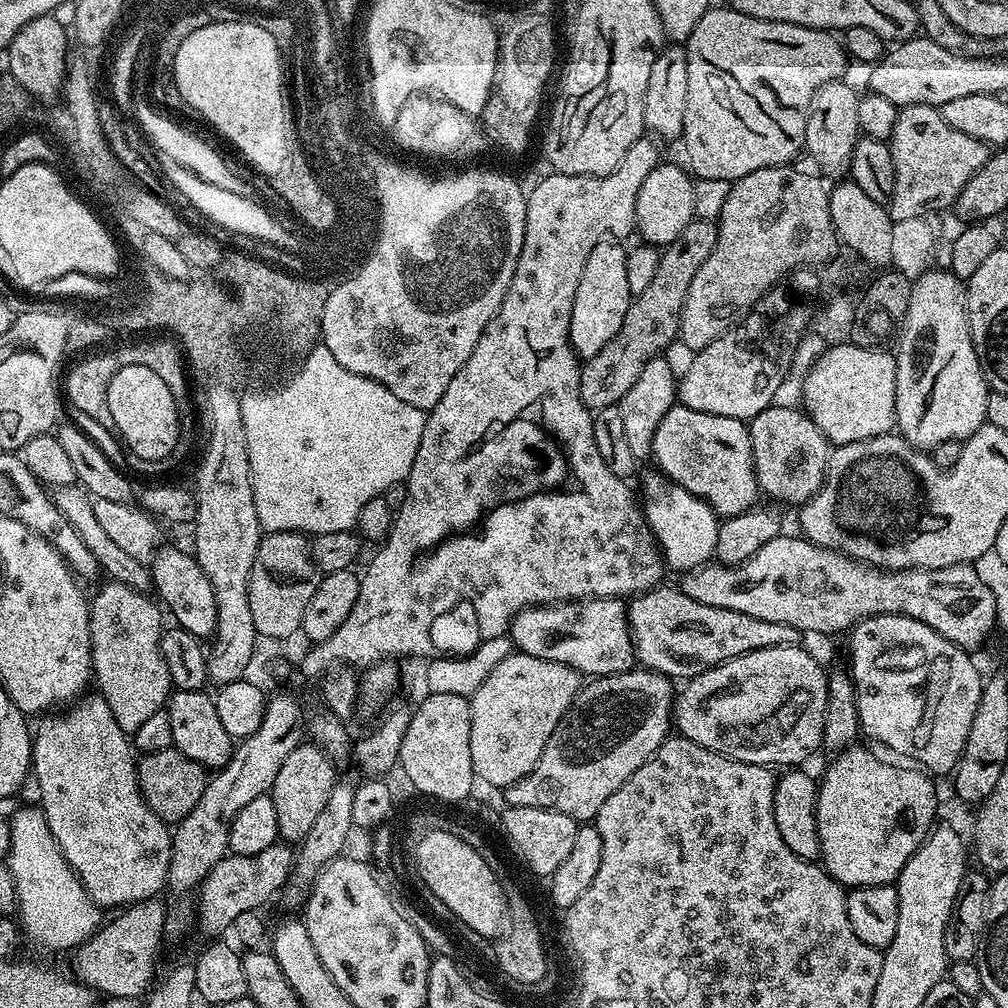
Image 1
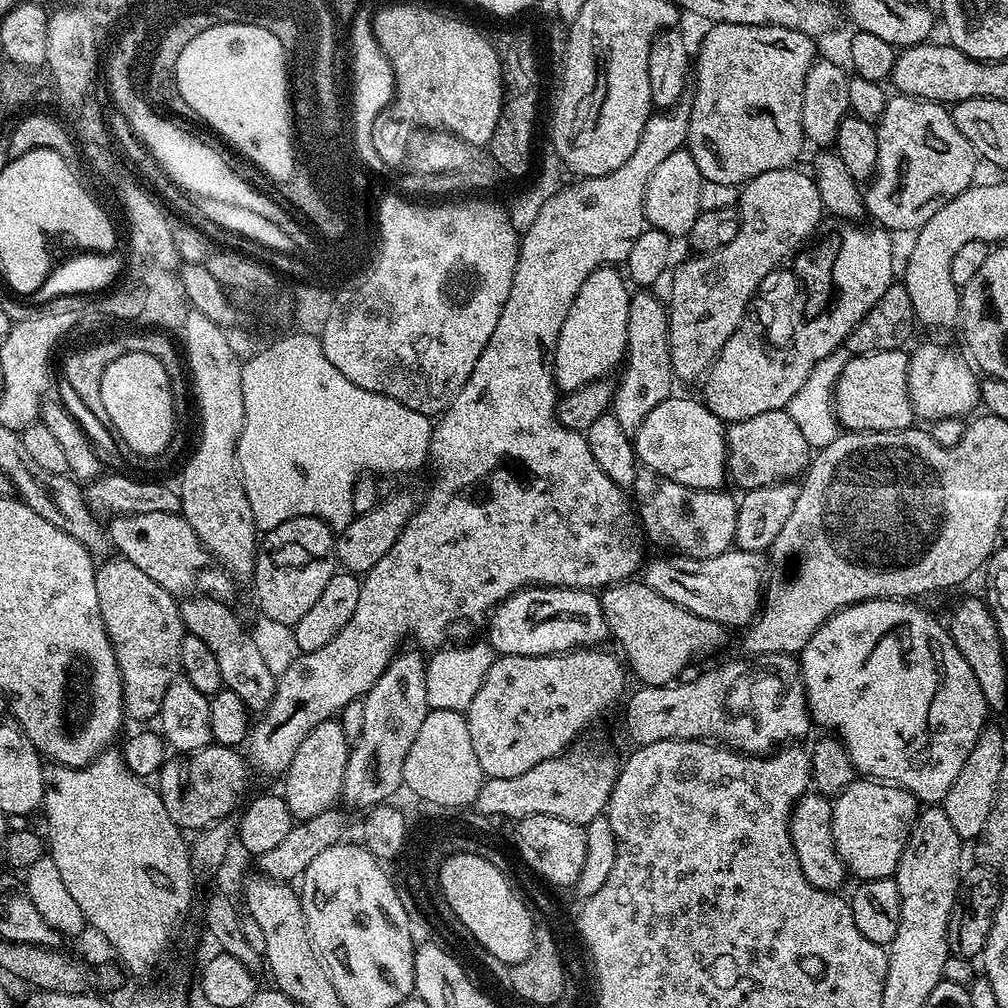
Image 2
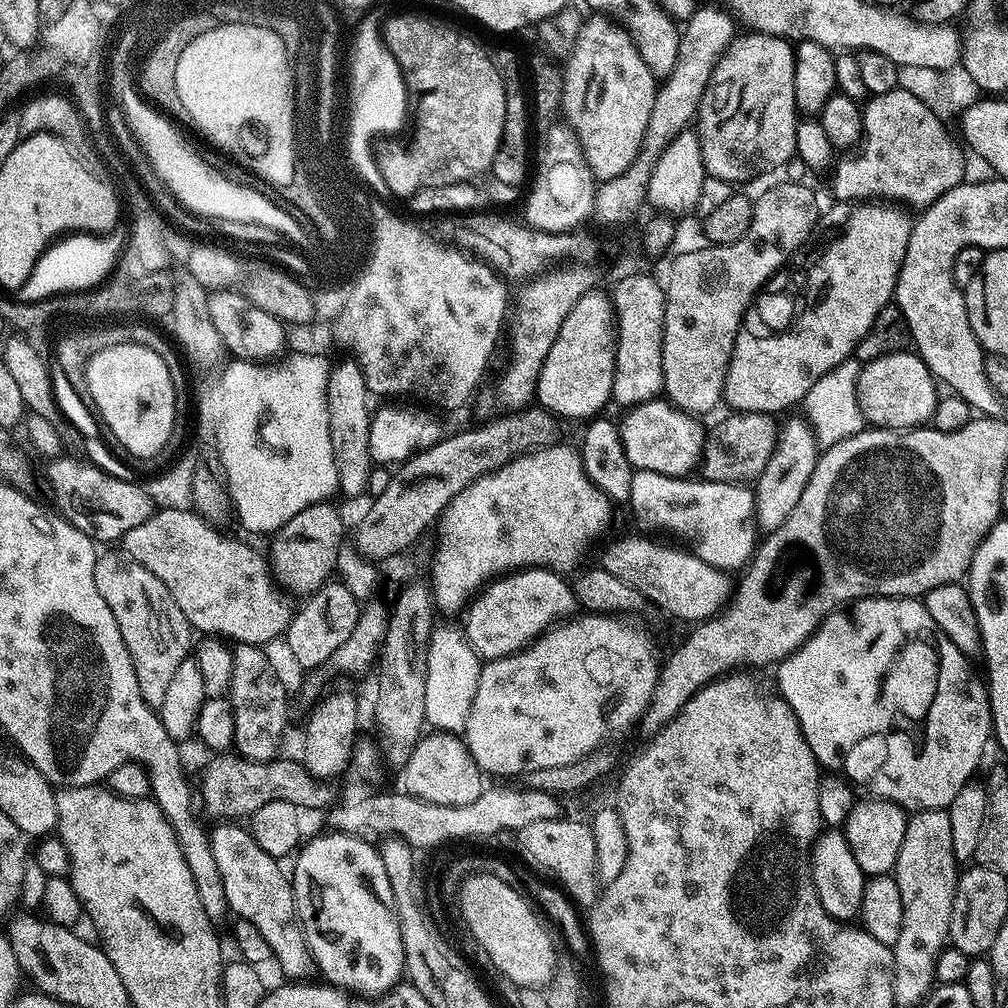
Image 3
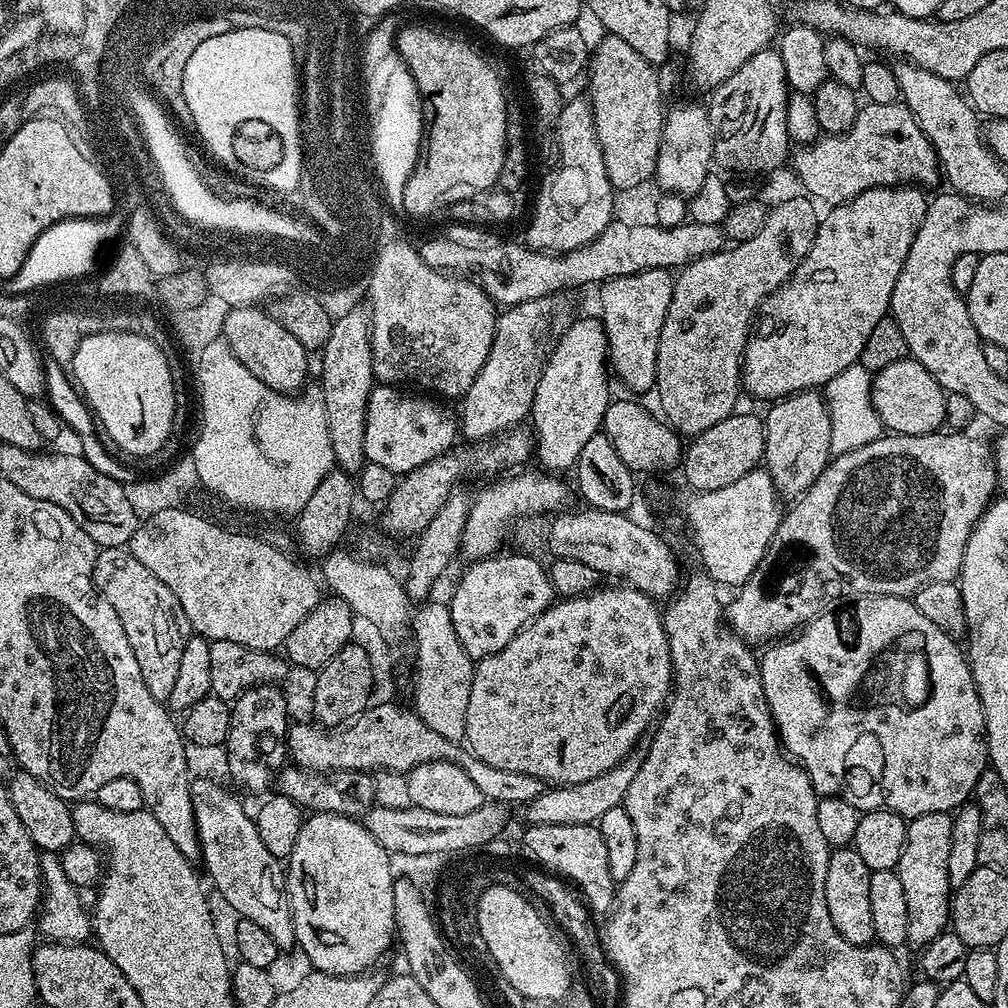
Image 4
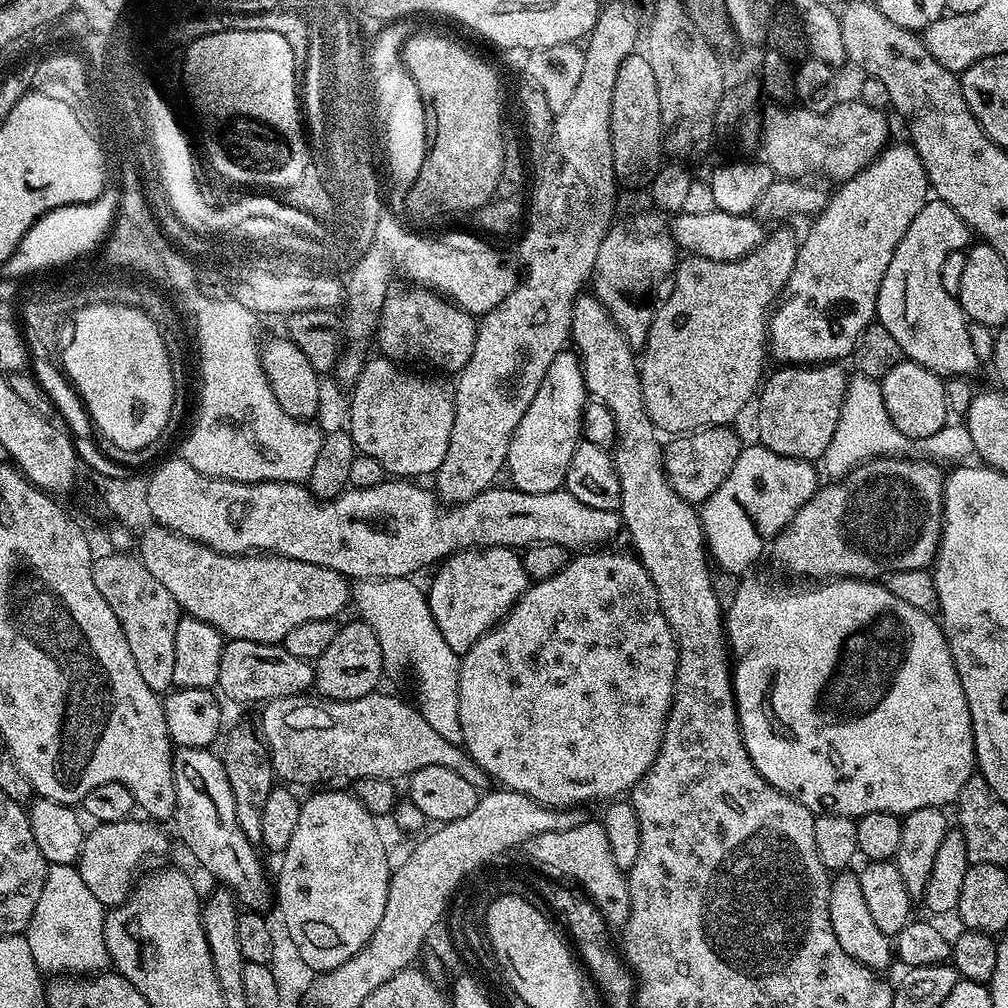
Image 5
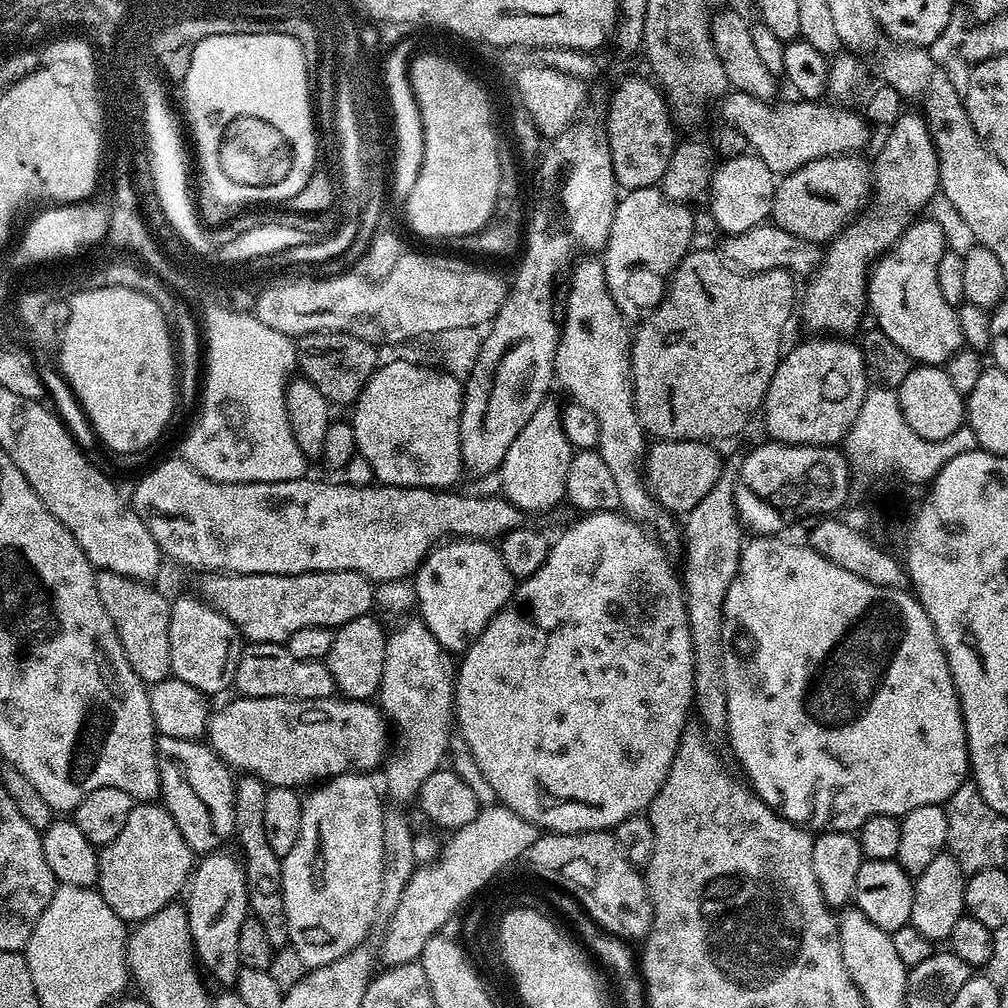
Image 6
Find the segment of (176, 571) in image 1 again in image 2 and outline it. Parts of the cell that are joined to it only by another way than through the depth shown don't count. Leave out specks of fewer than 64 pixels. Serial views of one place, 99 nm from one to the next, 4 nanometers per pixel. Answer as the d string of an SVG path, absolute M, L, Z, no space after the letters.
M190 596L179 601L180 617L184 623L187 635L202 638L210 650L214 650L214 658L218 658L218 670L222 670L222 682L227 691L238 694L242 702L248 708L249 713L263 714L270 706L270 702L276 693L278 676L266 666L265 659L261 657L261 651L255 646L251 631L240 625L240 620L228 609L229 605L220 600L210 600L202 596Z

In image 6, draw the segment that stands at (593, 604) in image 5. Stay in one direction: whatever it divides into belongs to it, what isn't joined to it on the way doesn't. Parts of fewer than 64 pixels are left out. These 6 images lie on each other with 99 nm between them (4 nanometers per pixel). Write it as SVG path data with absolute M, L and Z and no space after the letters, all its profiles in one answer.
M623 511L615 512L590 512L581 515L580 520L576 520L557 540L551 541L548 549L548 556L544 560L543 566L530 578L519 581L515 585L511 600L503 608L498 615L494 617L486 626L486 630L482 630L482 634L473 640L468 651L459 657L458 667L456 669L456 678L454 681L454 724L458 729L458 734L466 742L466 746L470 746L470 754L474 758L476 768L482 770L482 774L486 774L486 782L490 782L490 786L494 786L494 794L497 801L504 807L514 810L522 818L529 820L531 824L536 825L537 829L544 832L565 832L566 834L574 834L575 832L607 832L615 830L618 822L622 822L631 816L639 816L651 804L652 799L658 794L658 790L662 786L662 782L666 782L666 776L670 770L670 766L674 762L674 756L680 745L680 740L684 737L688 724L688 711L692 712L694 708L694 650L692 649L692 639L690 638L690 626L688 625L688 605L684 598L684 590L682 587L681 577L672 569L672 564L668 561L669 553L663 544L656 539L655 535L645 525L639 524L636 520L631 520L624 515Z

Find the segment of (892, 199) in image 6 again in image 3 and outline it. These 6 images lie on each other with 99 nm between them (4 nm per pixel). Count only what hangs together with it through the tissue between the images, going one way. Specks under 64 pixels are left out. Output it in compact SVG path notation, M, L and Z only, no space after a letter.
M856 202L849 208L852 209L844 216L844 229L835 237L840 243L840 246L836 246L836 254L829 250L825 254L830 254L830 258L821 260L834 262L842 252L850 250L856 270L852 274L848 270L842 274L844 264L840 270L834 270L830 274L830 280L836 282L832 284L832 294L824 296L822 305L800 326L794 326L789 336L757 342L746 329L740 327L724 379L722 400L725 405L729 404L729 409L777 414L783 408L792 408L795 404L797 407L810 386L822 378L822 374L834 370L834 366L855 353L856 343L864 337L866 330L870 330L870 326L874 326L874 318L878 318L880 311L893 303L896 275L900 273L904 261L912 224L896 206L885 206L880 202Z

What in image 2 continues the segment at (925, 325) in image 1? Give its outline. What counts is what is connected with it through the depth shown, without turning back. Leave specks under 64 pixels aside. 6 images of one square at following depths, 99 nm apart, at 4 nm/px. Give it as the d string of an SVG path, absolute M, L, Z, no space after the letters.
M920 344L911 349L908 357L908 393L913 413L919 419L921 416L926 422L933 422L964 418L972 407L980 404L980 380L973 365L961 356L954 349L943 348L940 344Z

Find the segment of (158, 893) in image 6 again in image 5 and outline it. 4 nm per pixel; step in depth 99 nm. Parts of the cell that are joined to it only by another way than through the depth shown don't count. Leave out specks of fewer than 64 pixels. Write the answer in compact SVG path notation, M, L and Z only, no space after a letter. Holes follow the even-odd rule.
M129 818L113 824L96 824L85 835L78 867L82 882L102 902L105 909L117 908L128 903L134 885L141 879L147 860L156 860L168 852L168 836L159 823L147 818ZM144 868L144 869L143 869ZM141 871L141 872L140 872Z

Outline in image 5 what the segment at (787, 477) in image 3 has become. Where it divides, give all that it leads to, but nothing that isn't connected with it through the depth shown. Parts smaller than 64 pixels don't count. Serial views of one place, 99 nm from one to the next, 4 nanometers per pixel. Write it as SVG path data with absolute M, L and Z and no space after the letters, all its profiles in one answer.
M839 363L811 366L780 366L763 381L758 393L760 409L756 412L756 432L765 448L799 460L819 461L834 438L840 407L846 398L850 379Z

